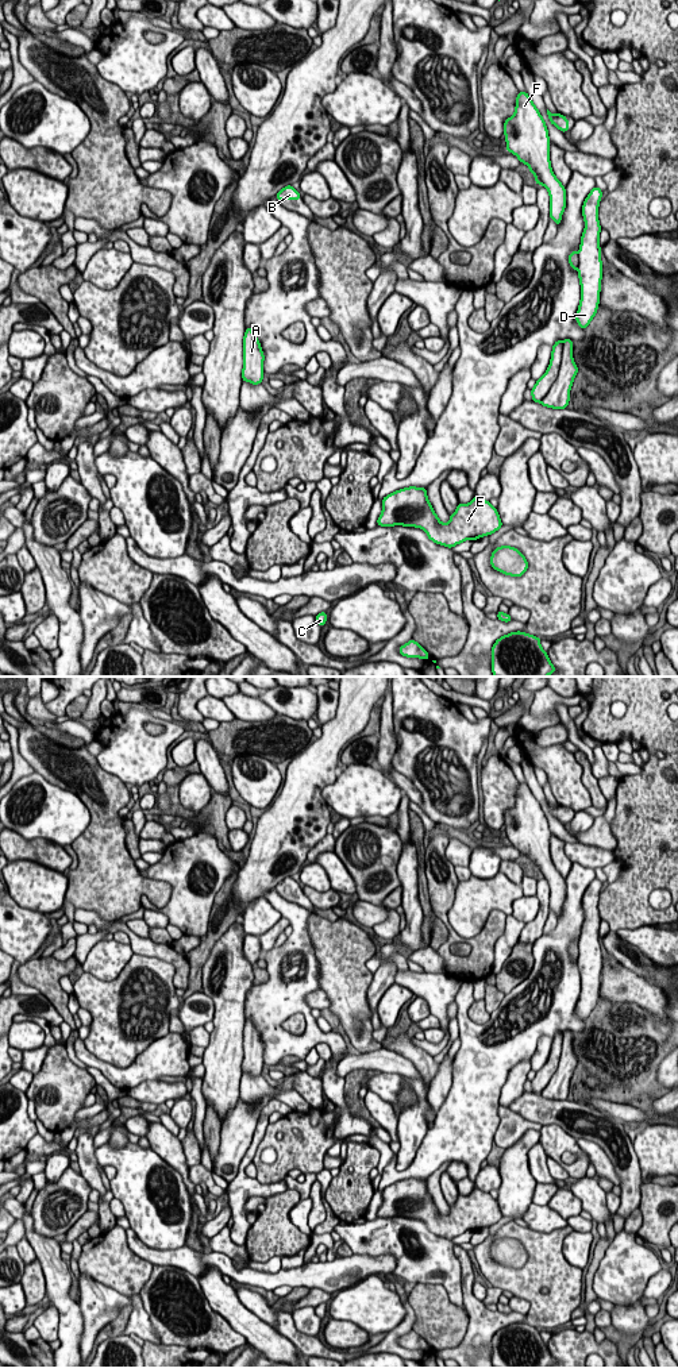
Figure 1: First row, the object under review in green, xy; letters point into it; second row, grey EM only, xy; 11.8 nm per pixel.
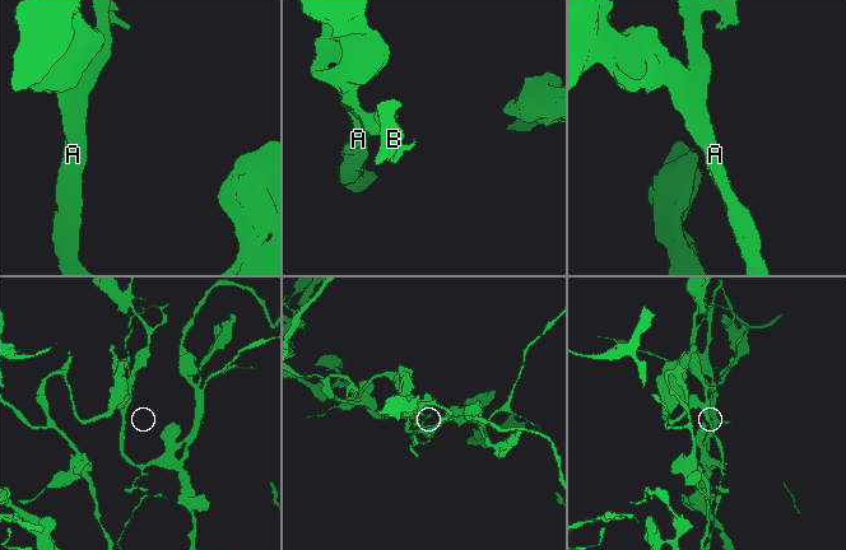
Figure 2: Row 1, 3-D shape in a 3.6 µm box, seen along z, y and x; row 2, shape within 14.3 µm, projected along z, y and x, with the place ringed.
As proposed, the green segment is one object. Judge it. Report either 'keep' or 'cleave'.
keep

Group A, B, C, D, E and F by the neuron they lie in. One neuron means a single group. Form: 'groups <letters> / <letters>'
groups A B C D E F

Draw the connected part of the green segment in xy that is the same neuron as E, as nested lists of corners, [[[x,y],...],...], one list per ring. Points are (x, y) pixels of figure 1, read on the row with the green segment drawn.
[[[404,488],[396,490],[382,498],[382,512],[377,520],[381,527],[416,527],[425,531],[429,540],[436,544],[452,548],[454,546],[466,542],[467,539],[477,540],[482,536],[494,533],[502,527],[500,515],[489,501],[474,497],[469,504],[458,504],[457,510],[450,515],[450,521],[443,524],[436,516],[427,497],[427,488]]]

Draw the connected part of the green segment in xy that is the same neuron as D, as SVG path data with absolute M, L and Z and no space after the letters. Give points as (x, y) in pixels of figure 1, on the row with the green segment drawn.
M597 186L585 199L582 216L585 230L581 238L579 251L569 254L570 267L578 270L581 284L581 301L575 315L578 325L585 330L597 313L600 302L602 262L600 248L598 205L602 190Z

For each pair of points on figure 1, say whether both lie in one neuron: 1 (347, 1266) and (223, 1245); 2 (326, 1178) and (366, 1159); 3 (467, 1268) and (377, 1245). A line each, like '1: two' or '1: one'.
1: two
2: two
3: two

